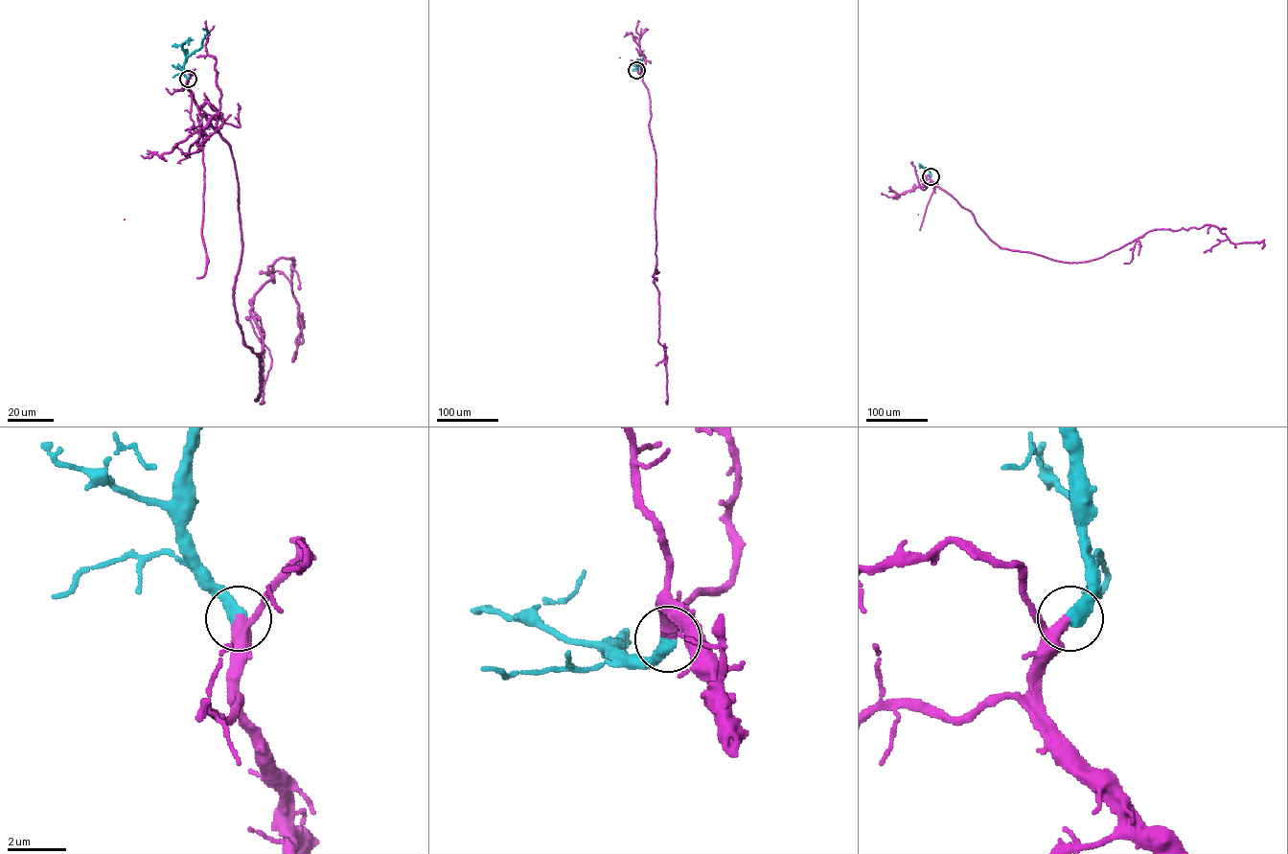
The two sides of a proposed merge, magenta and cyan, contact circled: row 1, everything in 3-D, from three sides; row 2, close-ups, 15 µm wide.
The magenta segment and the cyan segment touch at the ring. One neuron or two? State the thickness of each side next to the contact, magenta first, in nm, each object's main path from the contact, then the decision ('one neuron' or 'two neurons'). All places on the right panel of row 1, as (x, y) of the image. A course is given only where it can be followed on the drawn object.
320 nm thick on the magenta side, 500 nm on the other; magenta runs (931, 176), (1000, 248), (1054, 260), (1088, 262), (1154, 230), (1206, 224), (1233, 243), (1262, 242), (1262, 248); cyan runs (931, 176), (930, 173), (919, 163); one neuron

